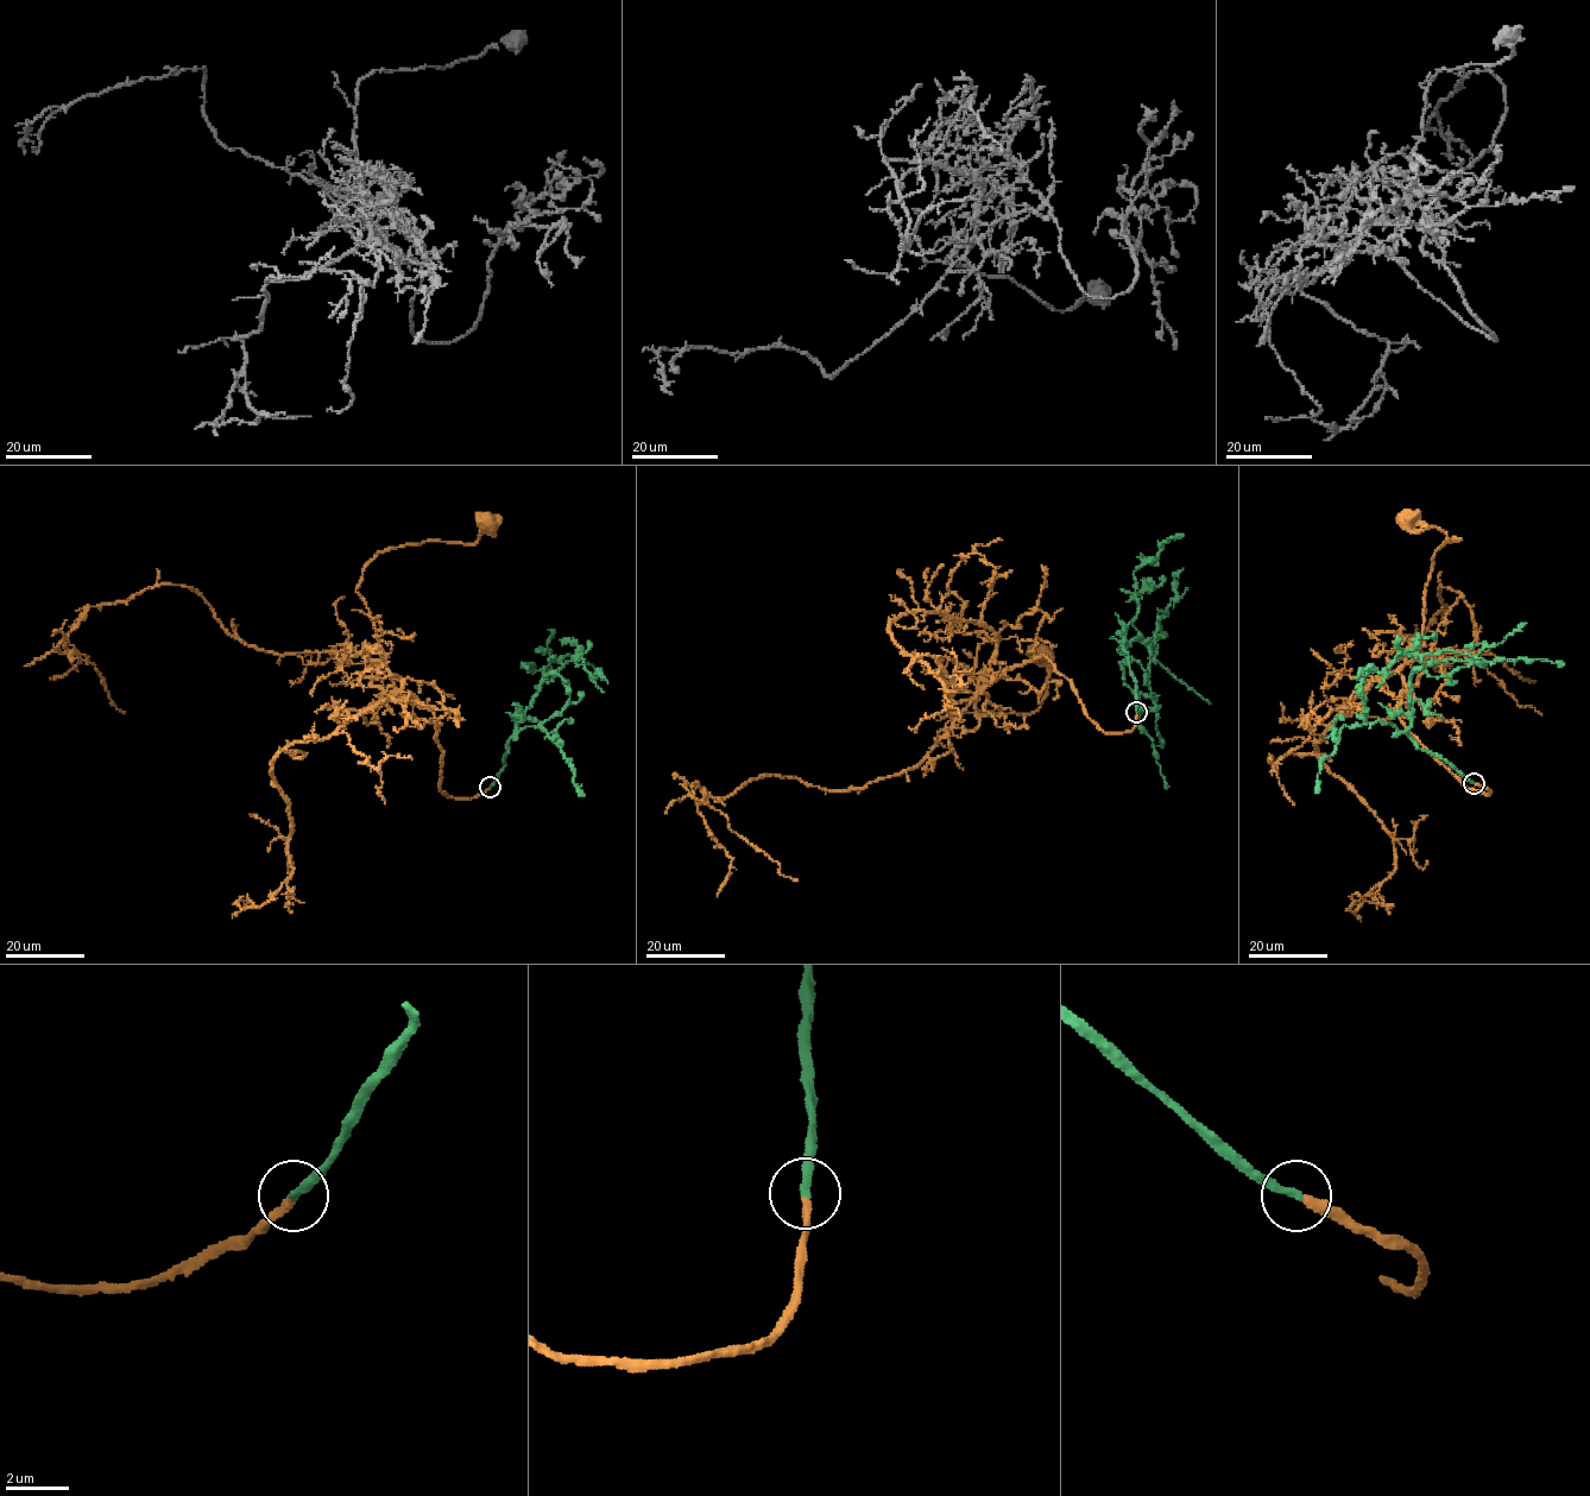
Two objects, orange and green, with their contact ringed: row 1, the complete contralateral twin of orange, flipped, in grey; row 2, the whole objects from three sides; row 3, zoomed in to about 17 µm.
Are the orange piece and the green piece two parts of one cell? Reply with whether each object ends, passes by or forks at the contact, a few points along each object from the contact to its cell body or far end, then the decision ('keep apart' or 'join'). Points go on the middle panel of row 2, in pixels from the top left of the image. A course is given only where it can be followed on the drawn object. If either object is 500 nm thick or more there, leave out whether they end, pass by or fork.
orange ends; green ends; course orange (1136, 712), (1131, 730), (1105, 732), (1043, 655), (988, 671), (945, 711), (1032, 713), (1048, 680), (1039, 652); course green (1136, 712), (1136, 680), (1123, 645), (1136, 637), (1149, 649), (1155, 704), (1141, 713), (1141, 727), (1167, 789); join

